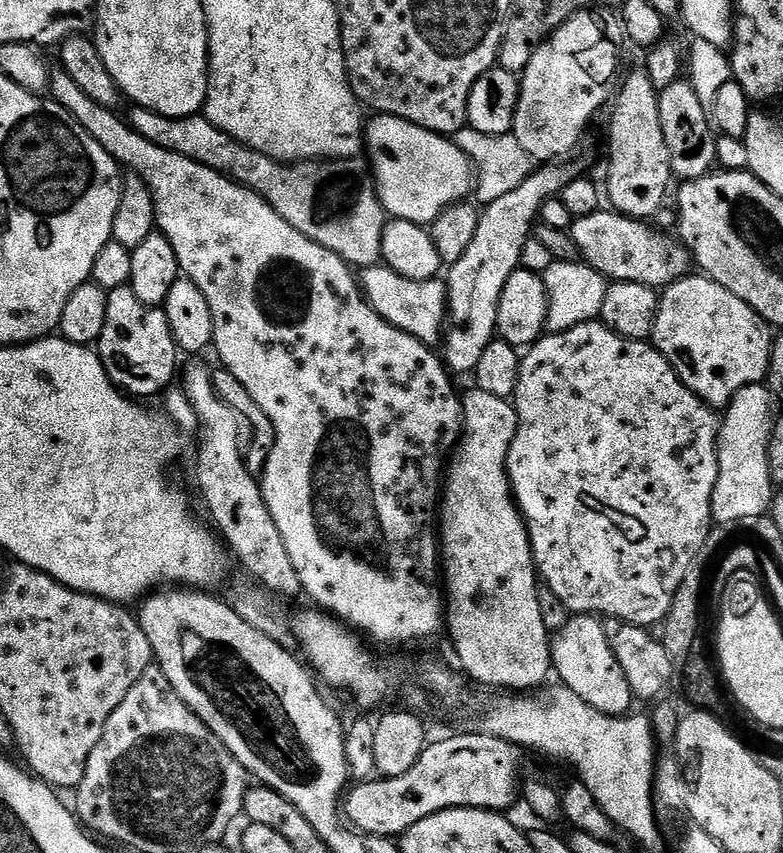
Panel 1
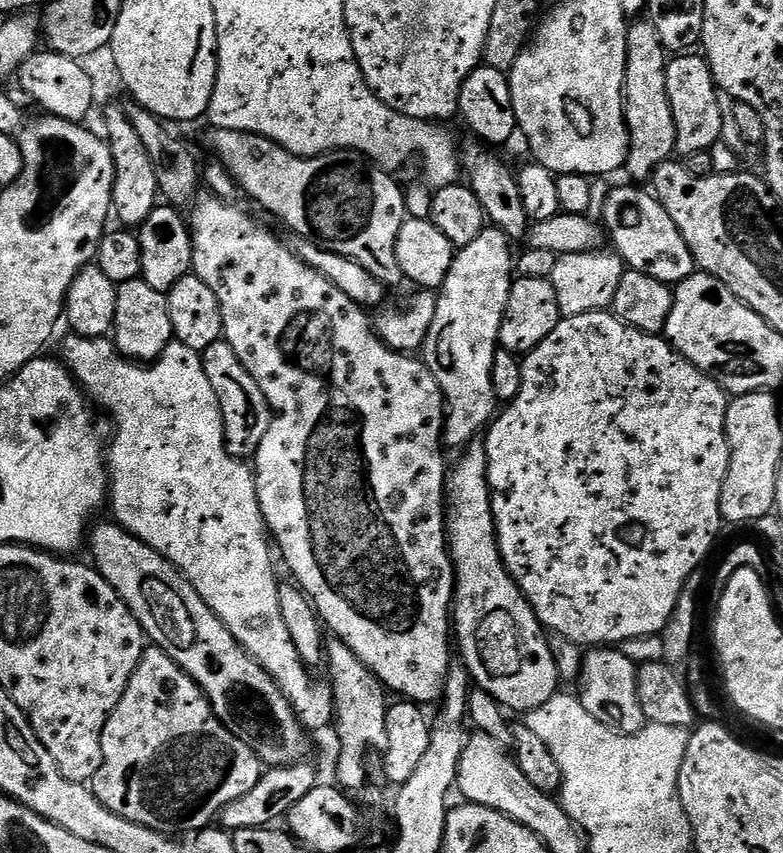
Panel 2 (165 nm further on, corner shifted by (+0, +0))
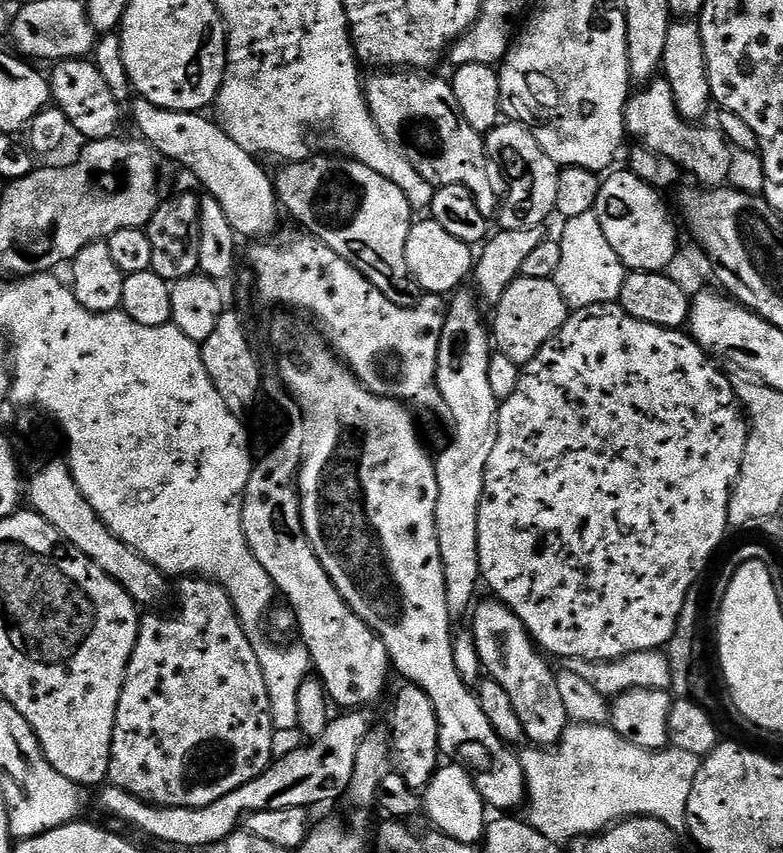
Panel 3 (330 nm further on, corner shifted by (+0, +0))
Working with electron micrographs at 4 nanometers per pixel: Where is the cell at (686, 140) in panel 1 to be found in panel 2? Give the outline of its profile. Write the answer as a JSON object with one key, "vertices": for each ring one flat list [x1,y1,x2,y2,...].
{"vertices":[[676,54,671,57,666,66,666,94,670,102,670,114,674,116,674,130,676,131,675,155,696,156,699,152,707,153,715,144,721,143,722,114,718,106,719,91,716,80,708,61,700,54]]}

